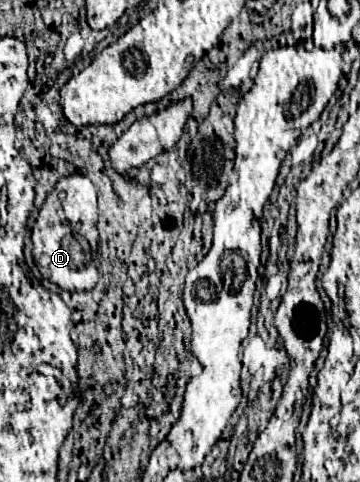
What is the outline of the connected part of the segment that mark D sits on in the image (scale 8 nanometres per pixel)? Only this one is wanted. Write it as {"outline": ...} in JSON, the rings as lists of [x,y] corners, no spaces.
{"outline":[[[70,175],[56,183],[54,191],[46,197],[40,215],[32,229],[34,243],[34,263],[44,279],[56,283],[66,291],[90,291],[98,281],[98,271],[94,267],[88,237],[96,235],[98,207],[96,207],[96,187],[84,175]]]}

